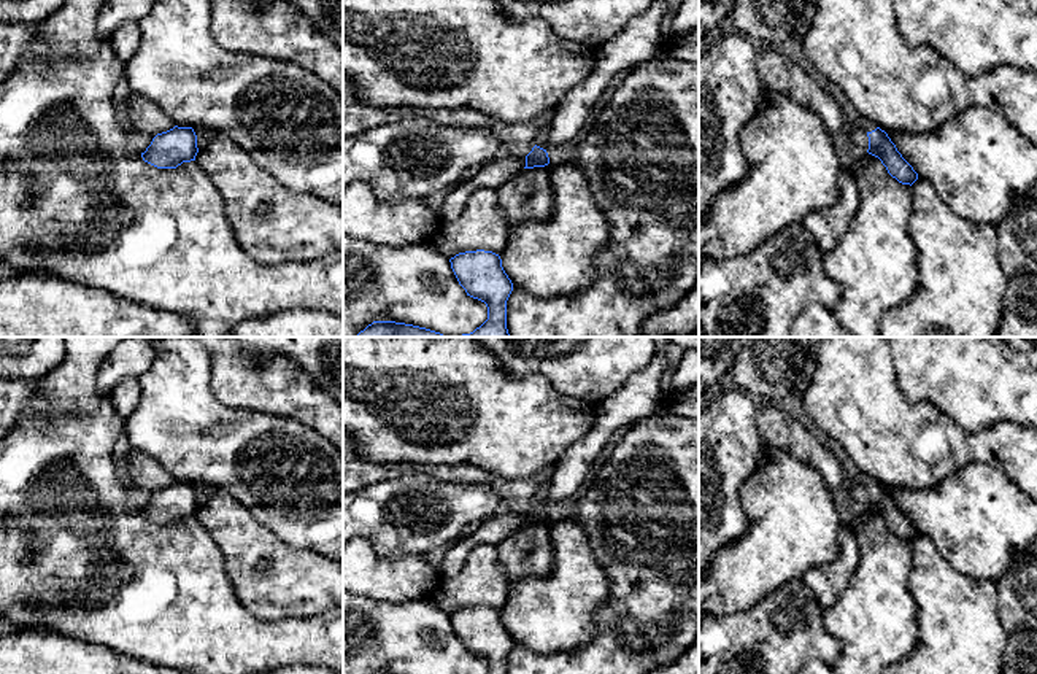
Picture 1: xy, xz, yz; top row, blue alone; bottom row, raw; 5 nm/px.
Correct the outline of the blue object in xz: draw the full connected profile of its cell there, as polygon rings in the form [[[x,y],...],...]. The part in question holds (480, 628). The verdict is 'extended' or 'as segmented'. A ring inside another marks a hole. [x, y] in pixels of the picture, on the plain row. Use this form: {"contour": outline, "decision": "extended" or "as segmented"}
{"contour": [[[476,606],[459,609],[449,615],[451,625],[467,652],[488,663],[488,674],[507,674],[507,657],[513,639],[492,607]]], "decision": "as segmented"}

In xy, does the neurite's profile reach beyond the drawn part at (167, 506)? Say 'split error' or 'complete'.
complete

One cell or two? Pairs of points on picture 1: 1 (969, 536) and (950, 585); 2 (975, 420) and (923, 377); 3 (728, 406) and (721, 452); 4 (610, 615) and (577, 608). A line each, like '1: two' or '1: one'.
1: two
2: one
3: one
4: two

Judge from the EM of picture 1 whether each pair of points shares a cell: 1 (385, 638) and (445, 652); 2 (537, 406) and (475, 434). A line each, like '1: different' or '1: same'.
1: same
2: same

